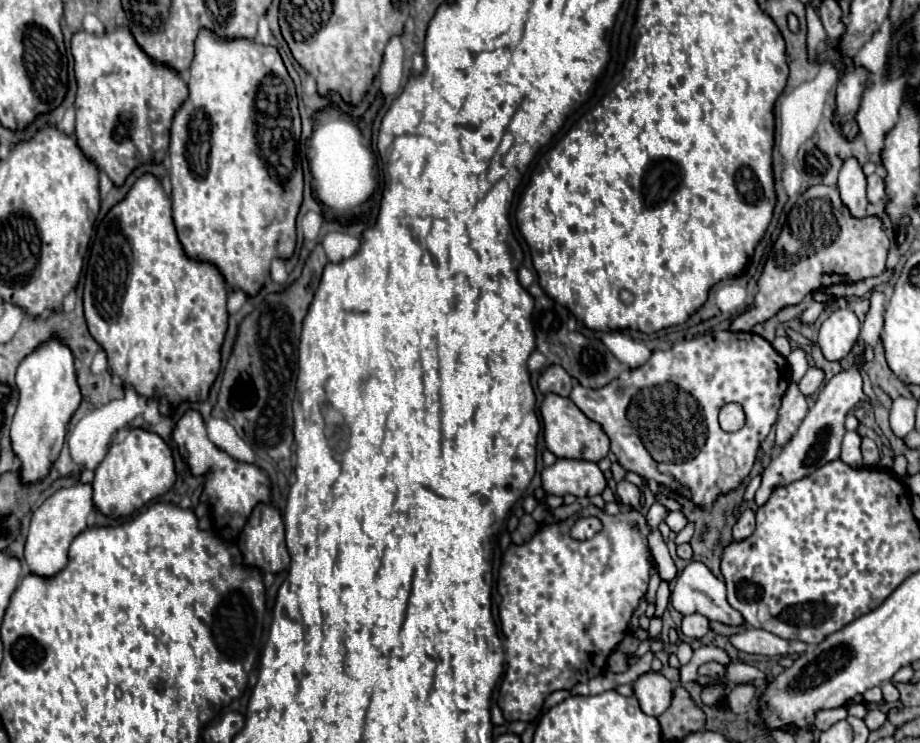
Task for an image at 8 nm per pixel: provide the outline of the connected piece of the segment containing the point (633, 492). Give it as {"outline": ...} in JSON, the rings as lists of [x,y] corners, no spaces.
{"outline":[[[620,481],[618,487],[616,487],[616,493],[618,493],[622,505],[632,507],[632,509],[638,509],[640,507],[640,489],[634,483]]]}

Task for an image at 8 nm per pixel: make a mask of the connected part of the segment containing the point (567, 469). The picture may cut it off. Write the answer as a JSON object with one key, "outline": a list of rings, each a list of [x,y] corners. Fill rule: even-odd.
{"outline":[[[558,459],[552,467],[546,467],[542,471],[542,485],[546,493],[572,493],[582,499],[602,495],[602,491],[606,489],[606,479],[596,463],[582,459]]]}

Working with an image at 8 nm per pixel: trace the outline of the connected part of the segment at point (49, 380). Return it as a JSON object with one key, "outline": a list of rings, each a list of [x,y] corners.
{"outline":[[[58,339],[42,343],[30,353],[16,373],[20,403],[12,421],[12,451],[20,459],[20,483],[32,485],[44,481],[66,439],[66,427],[80,407],[80,389],[76,383],[74,357]]]}

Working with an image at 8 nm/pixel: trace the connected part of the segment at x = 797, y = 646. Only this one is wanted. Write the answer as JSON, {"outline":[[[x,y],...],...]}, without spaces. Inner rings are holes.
{"outline":[[[754,627],[730,637],[730,641],[736,649],[752,655],[776,657],[776,655],[800,655],[806,651],[806,645],[802,641],[786,641],[764,629],[754,629]]]}

